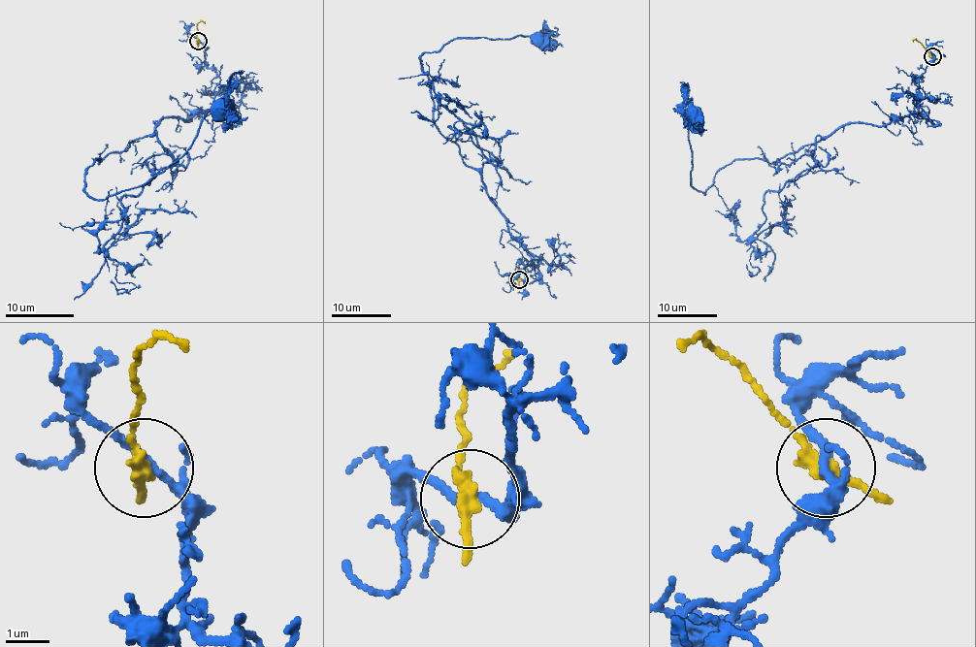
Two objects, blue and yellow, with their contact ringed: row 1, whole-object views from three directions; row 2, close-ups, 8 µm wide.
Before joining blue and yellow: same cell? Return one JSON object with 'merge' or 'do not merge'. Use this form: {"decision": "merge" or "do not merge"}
{"decision": "do not merge"}

